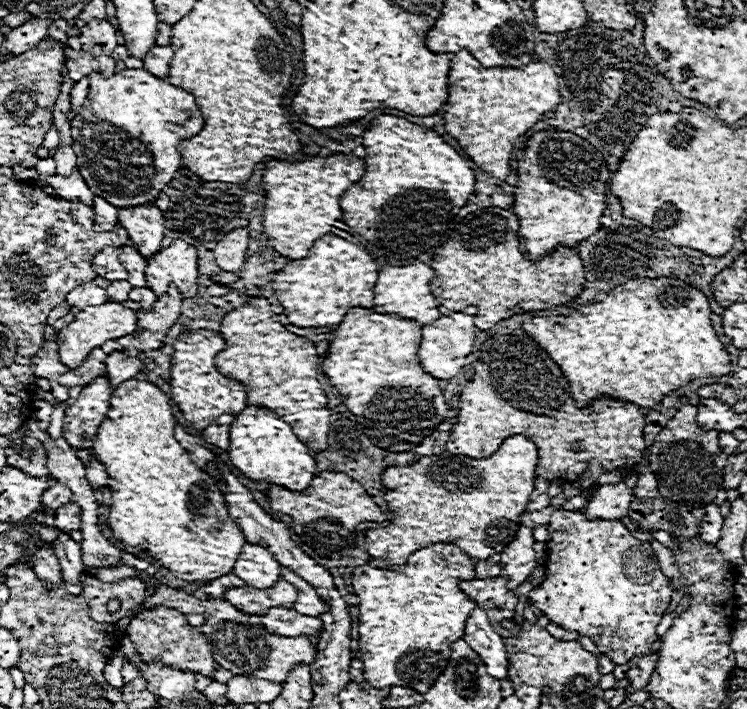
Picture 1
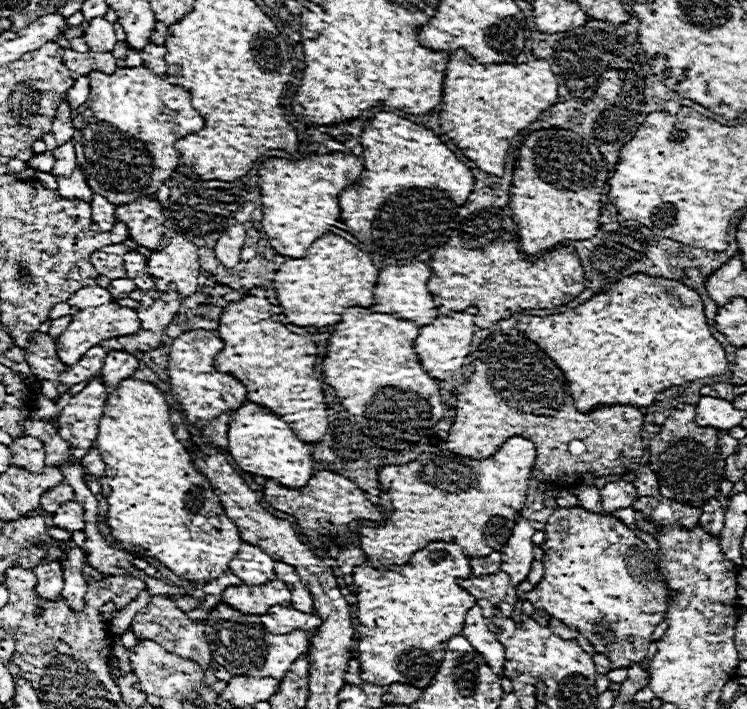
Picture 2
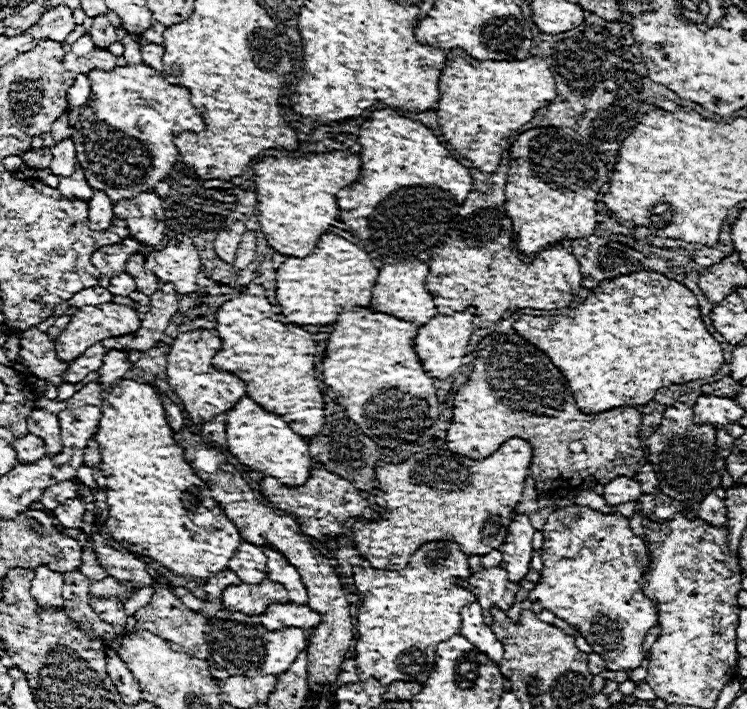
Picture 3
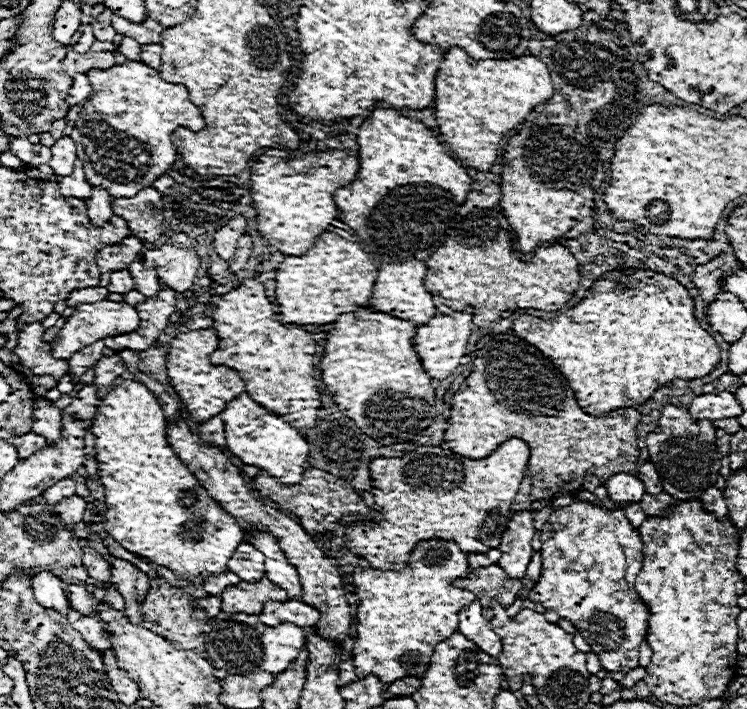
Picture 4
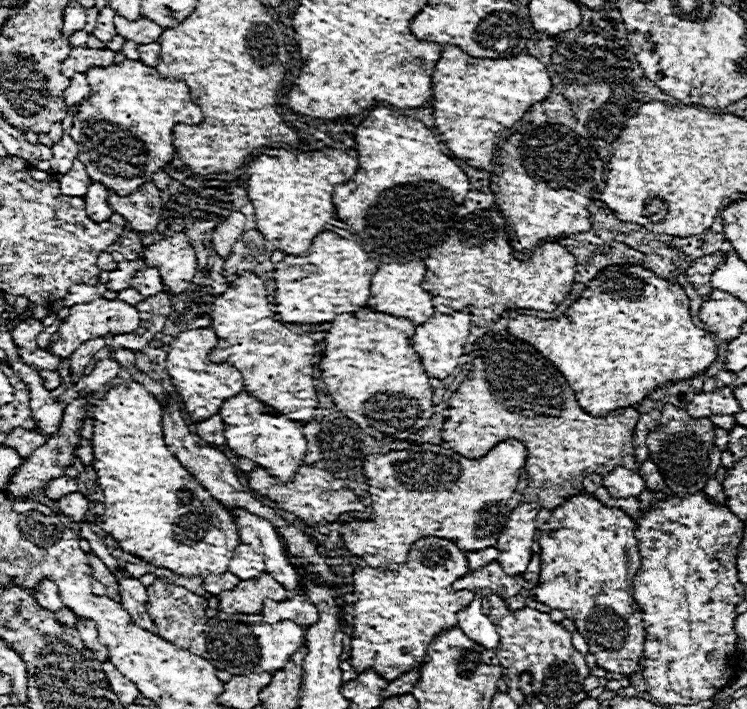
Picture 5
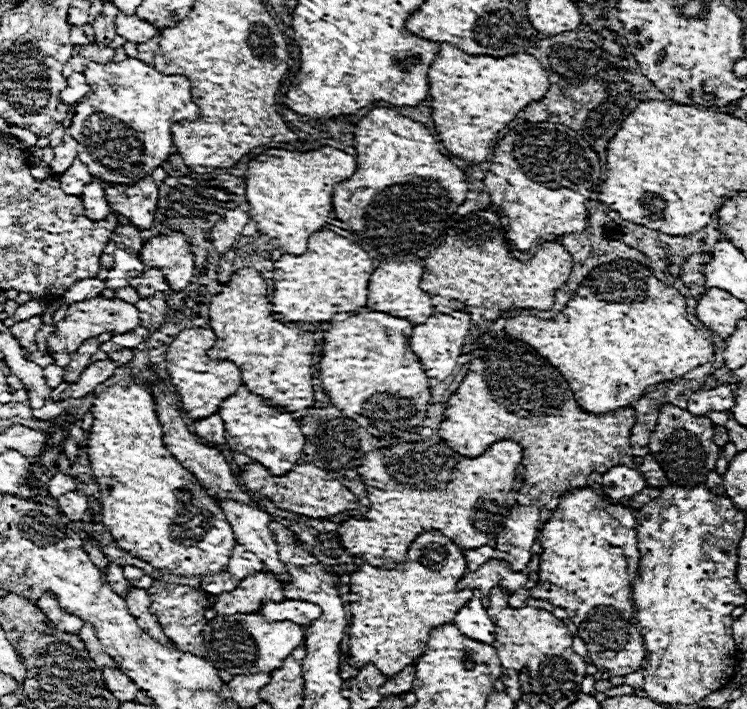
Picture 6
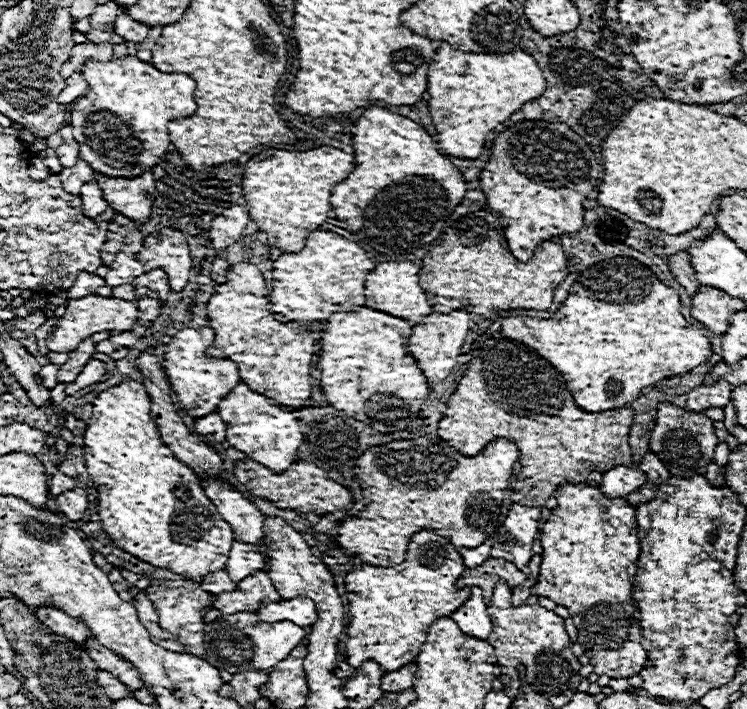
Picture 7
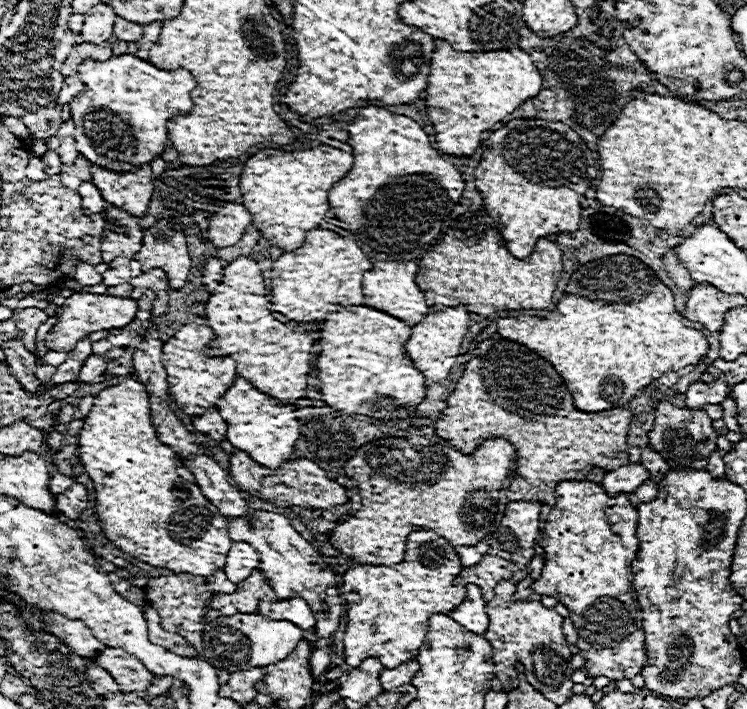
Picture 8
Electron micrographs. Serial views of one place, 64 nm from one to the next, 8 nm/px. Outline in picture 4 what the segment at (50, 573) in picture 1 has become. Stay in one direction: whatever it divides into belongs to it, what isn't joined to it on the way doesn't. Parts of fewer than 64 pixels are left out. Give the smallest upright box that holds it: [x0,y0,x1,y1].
[32,572,68,614]

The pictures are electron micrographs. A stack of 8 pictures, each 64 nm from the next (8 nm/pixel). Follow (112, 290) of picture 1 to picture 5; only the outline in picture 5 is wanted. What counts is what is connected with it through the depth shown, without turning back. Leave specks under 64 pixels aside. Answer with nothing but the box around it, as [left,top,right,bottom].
[106,256,144,292]

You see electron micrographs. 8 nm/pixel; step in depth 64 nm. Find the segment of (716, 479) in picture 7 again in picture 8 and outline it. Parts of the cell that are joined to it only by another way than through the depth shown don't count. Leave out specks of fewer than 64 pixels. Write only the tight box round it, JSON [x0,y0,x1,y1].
[708,448,726,478]

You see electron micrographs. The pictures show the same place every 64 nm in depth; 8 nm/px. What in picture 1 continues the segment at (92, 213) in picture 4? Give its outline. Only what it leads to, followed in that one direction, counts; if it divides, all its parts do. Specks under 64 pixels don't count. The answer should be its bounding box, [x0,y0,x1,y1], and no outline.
[92,196,118,232]

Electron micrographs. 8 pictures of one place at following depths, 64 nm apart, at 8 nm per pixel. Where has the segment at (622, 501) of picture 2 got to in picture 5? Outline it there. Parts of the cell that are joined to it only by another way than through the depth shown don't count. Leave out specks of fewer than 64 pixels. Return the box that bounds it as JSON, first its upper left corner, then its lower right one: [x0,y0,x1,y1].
[604,468,646,498]

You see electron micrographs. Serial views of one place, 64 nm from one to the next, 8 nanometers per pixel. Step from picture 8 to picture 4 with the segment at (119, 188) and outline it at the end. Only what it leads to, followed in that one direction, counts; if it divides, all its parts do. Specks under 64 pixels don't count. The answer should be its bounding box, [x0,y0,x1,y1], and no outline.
[112,188,162,242]

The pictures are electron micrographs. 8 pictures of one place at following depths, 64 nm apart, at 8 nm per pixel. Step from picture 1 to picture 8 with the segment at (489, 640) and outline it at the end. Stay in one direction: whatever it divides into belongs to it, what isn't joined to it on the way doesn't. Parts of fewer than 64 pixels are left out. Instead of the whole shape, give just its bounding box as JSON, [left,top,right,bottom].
[448,584,488,634]

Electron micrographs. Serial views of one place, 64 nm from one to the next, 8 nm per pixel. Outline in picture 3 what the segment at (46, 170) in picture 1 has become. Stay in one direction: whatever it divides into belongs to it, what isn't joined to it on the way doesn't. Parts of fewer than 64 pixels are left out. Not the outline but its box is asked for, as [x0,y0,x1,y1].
[20,148,52,170]

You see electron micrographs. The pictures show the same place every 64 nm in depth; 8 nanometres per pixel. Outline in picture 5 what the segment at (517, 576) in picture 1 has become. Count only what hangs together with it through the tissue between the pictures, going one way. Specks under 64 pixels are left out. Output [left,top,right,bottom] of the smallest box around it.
[498,504,540,574]

